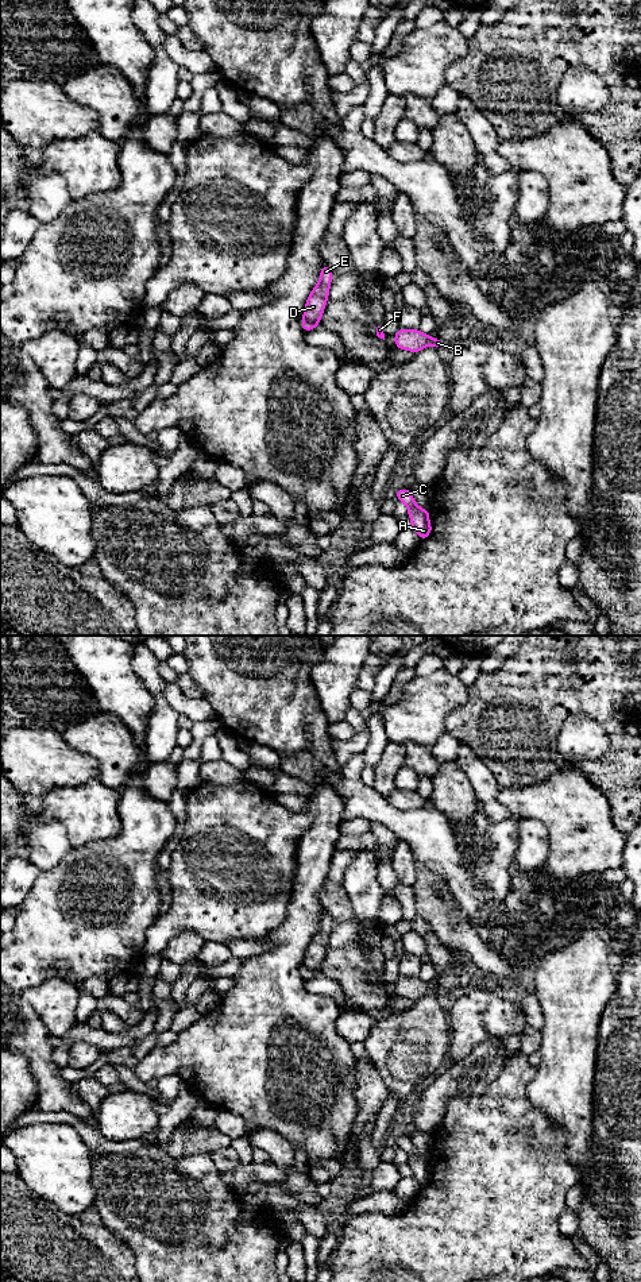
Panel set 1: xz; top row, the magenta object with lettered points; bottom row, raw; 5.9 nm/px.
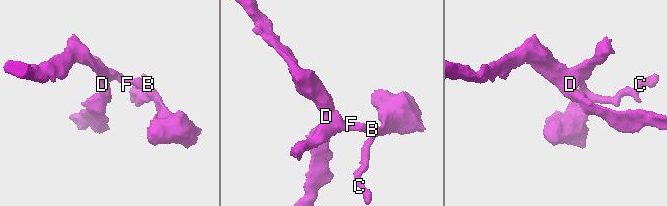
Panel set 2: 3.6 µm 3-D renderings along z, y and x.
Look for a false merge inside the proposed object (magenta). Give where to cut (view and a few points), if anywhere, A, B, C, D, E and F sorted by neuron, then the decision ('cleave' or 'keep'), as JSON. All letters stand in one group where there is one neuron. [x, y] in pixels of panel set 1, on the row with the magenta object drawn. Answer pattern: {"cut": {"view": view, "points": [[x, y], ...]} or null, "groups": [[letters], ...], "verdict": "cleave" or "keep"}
{"cut": {"view": "xz", "points": [[304, 319], [319, 324]]}, "groups": [["A", "B", "C", "F"], ["D", "E"]], "verdict": "cleave"}

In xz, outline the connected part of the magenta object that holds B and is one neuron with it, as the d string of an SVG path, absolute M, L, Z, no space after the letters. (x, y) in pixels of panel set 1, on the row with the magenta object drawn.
M399 328L394 336L394 343L397 348L412 351L418 354L422 348L428 345L433 345L435 348L440 348L443 341L440 337L432 339L430 335L425 335L418 329L402 329Z

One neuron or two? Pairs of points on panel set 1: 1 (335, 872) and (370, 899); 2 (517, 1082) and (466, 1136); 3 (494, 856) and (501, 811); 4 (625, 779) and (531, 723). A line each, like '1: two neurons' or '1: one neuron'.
1: two neurons
2: one neuron
3: two neurons
4: one neuron

